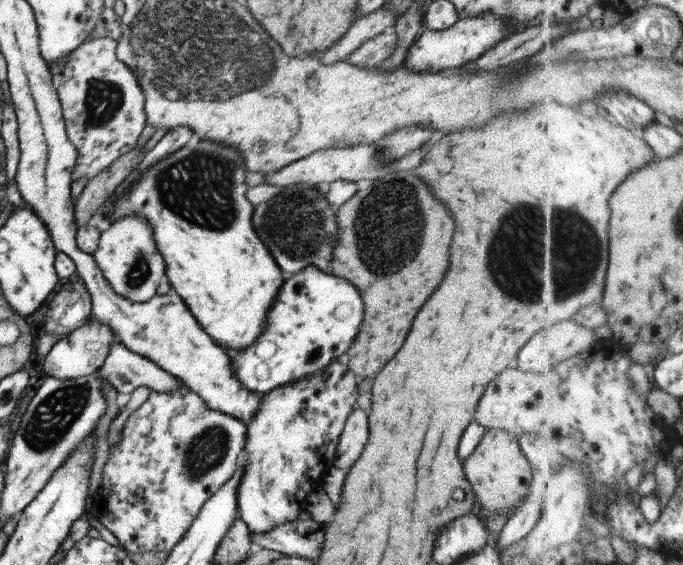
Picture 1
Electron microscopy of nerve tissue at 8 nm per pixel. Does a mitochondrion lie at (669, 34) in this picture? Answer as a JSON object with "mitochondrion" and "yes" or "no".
{"mitochondrion":"no"}

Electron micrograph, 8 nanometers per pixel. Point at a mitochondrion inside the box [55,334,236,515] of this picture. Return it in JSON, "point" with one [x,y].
{"point":[206,452]}

